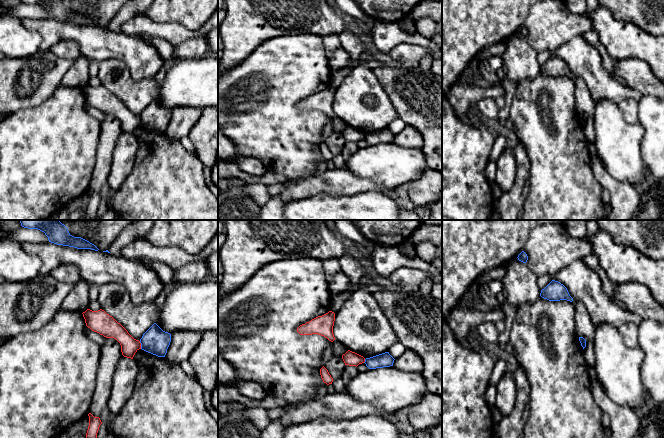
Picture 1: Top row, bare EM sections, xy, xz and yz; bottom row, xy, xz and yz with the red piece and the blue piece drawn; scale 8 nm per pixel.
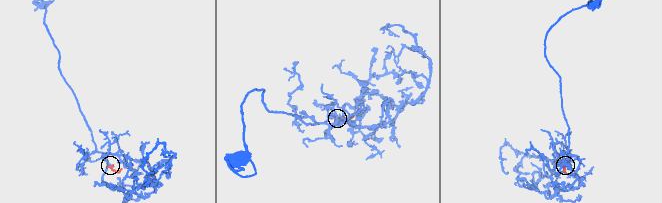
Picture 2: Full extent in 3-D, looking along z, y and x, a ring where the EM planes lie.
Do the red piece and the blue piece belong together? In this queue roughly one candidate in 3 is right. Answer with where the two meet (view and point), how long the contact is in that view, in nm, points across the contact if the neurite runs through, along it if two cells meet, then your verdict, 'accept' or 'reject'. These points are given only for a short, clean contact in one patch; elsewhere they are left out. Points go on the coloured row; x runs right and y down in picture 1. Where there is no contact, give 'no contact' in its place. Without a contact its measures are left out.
meets red in xy at (140, 345); contact 70 nm long; border along xy (139, 341), (141, 348); reject

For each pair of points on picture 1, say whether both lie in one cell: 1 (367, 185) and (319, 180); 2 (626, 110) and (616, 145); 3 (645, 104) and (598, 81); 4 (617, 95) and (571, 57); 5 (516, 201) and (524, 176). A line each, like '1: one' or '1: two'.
1: one
2: two
3: two
4: one
5: one

